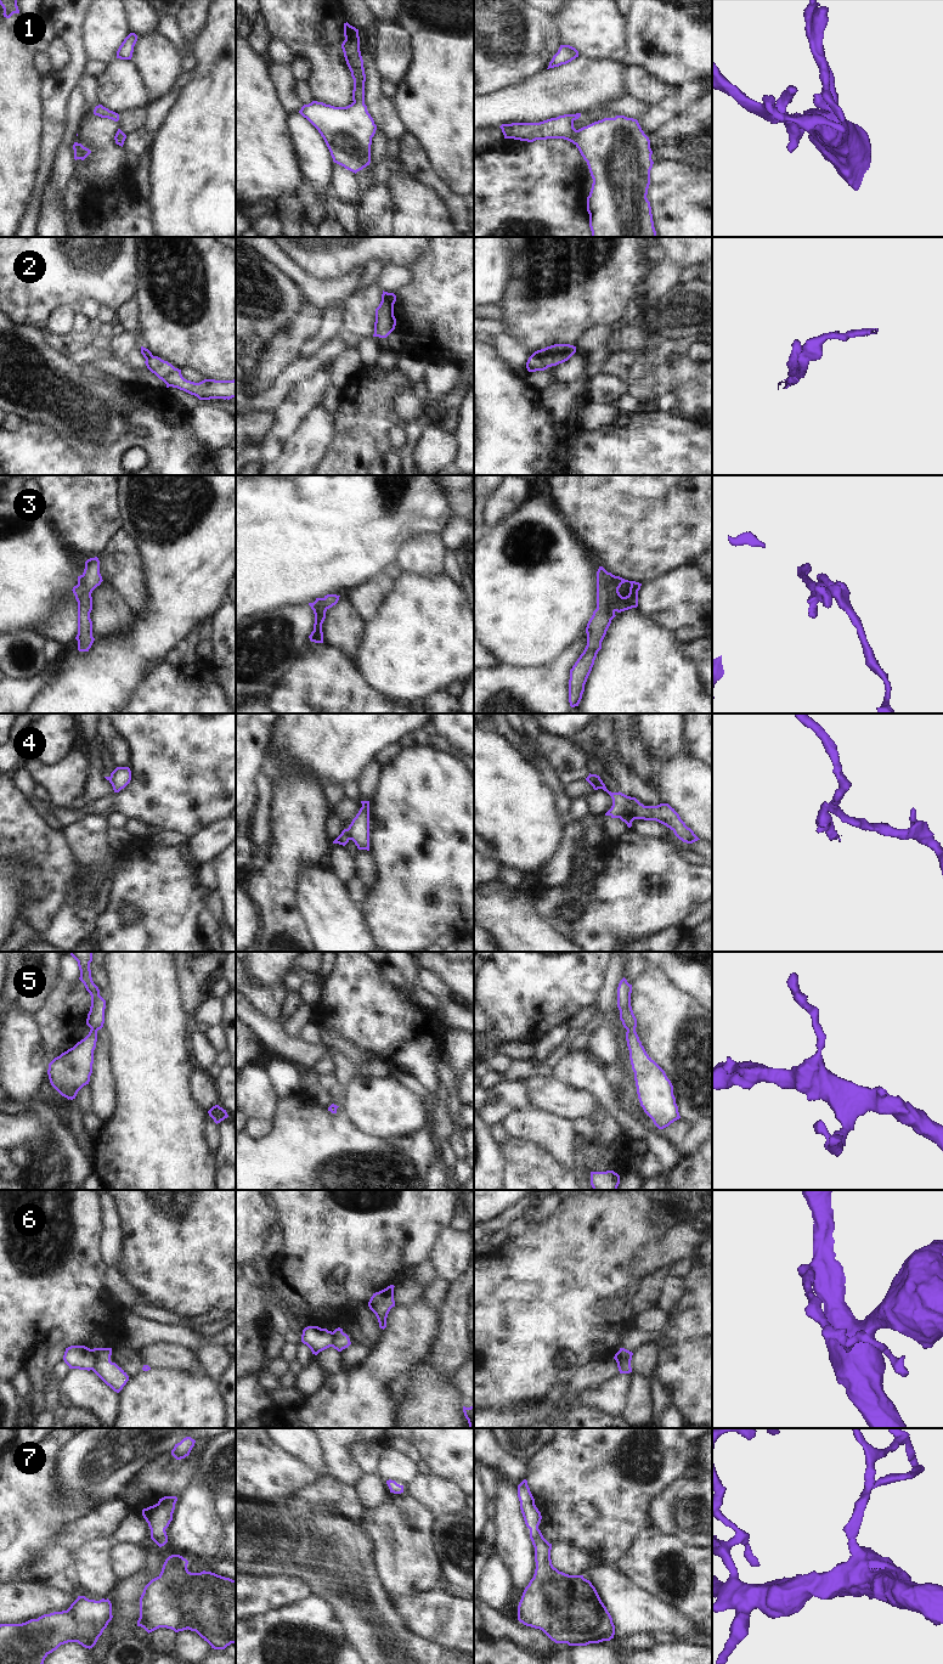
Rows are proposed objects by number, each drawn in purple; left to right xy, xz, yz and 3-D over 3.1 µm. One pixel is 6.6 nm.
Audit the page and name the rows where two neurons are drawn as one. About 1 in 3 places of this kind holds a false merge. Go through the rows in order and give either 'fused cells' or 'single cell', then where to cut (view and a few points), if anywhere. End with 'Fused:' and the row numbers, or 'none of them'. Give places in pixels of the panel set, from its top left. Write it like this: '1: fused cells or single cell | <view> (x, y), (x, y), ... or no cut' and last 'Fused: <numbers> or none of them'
1: single cell | no cut
2: fused cells | yz (531, 355), (537, 355), (547, 367)
3: single cell | no cut
4: fused cells | yz (592, 774), (598, 788)
5: single cell | no cut
6: fused cells | xy (91, 1349), (94, 1357), (92, 1369)
7: single cell | no cut
Fused: 2, 4, 6

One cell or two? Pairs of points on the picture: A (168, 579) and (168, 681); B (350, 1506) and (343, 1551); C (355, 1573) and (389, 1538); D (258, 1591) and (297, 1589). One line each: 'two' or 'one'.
A: two
B: two
C: two
D: one

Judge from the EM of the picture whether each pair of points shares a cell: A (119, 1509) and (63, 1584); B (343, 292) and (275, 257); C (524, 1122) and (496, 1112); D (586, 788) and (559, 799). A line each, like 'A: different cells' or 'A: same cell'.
A: same cell
B: same cell
C: different cells
D: different cells

